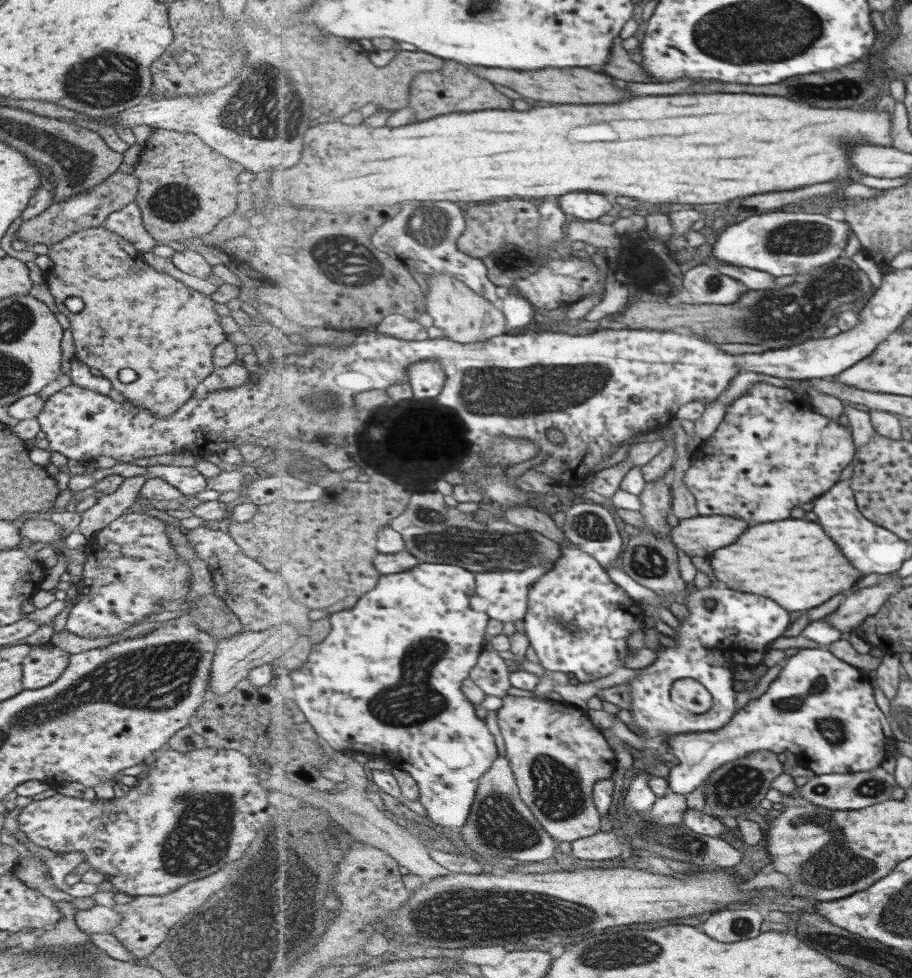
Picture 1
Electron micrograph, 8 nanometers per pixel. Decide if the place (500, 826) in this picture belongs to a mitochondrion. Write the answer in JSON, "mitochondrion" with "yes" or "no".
{"mitochondrion":"yes"}

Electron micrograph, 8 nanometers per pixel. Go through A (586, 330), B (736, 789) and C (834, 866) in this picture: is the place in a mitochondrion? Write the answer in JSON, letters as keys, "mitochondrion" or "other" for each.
{"A":"other","B":"mitochondrion","C":"mitochondrion"}

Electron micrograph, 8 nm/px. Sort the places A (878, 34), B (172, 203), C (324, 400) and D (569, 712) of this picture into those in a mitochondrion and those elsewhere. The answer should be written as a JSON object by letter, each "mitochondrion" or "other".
{"A":"other","B":"mitochondrion","C":"mitochondrion","D":"other"}

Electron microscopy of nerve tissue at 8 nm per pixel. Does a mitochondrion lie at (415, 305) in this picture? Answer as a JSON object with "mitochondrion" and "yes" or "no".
{"mitochondrion":"no"}

